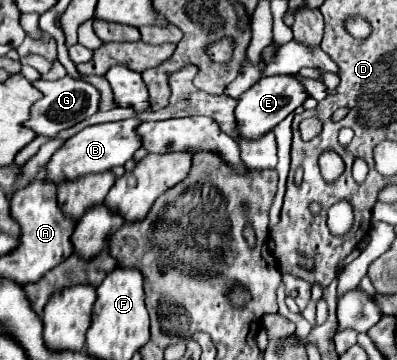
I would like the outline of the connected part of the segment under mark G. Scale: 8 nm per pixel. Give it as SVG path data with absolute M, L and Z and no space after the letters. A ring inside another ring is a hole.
M64 76L60 80L54 80L54 82L46 82L46 80L38 80L34 82L34 86L44 94L42 100L34 102L32 104L32 110L30 110L30 120L28 120L28 126L40 136L56 136L60 130L64 128L70 128L78 122L82 122L84 118L96 114L98 110L98 102L100 102L100 92L84 82L84 80L76 80L76 78L70 78L70 76Z

